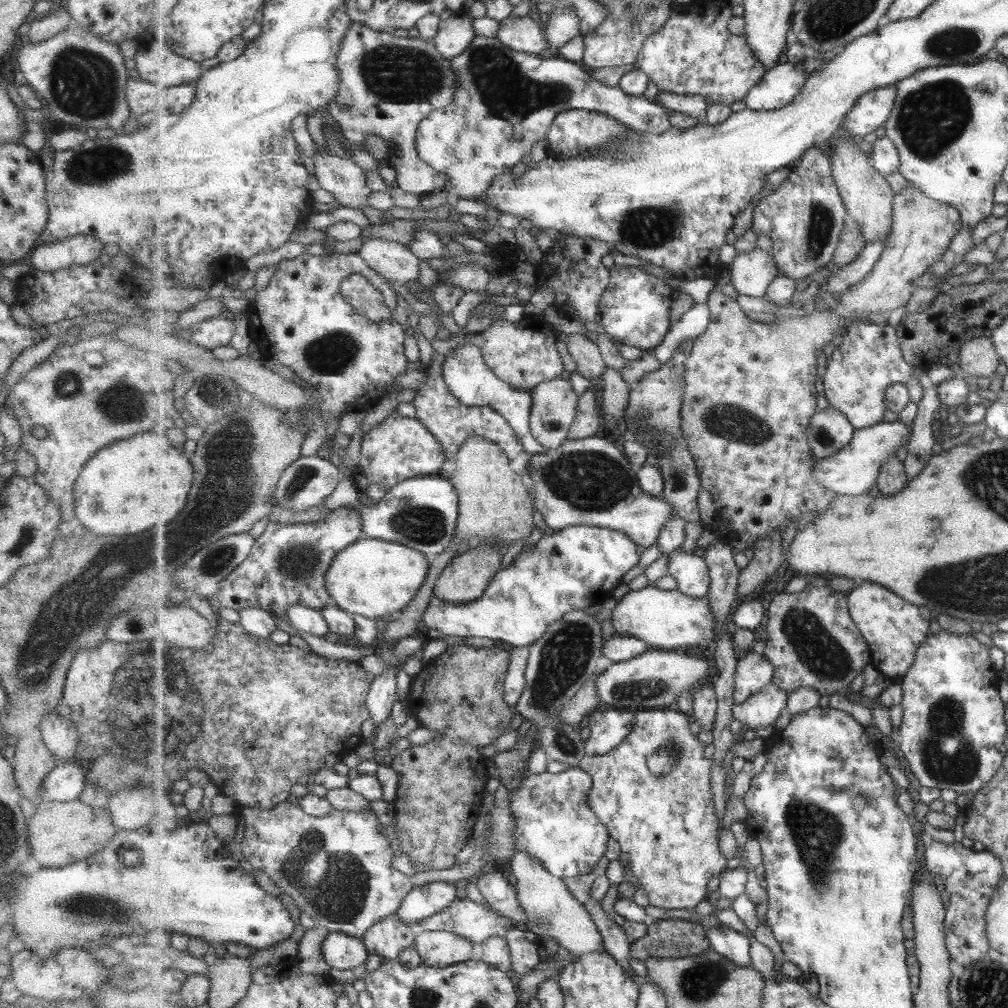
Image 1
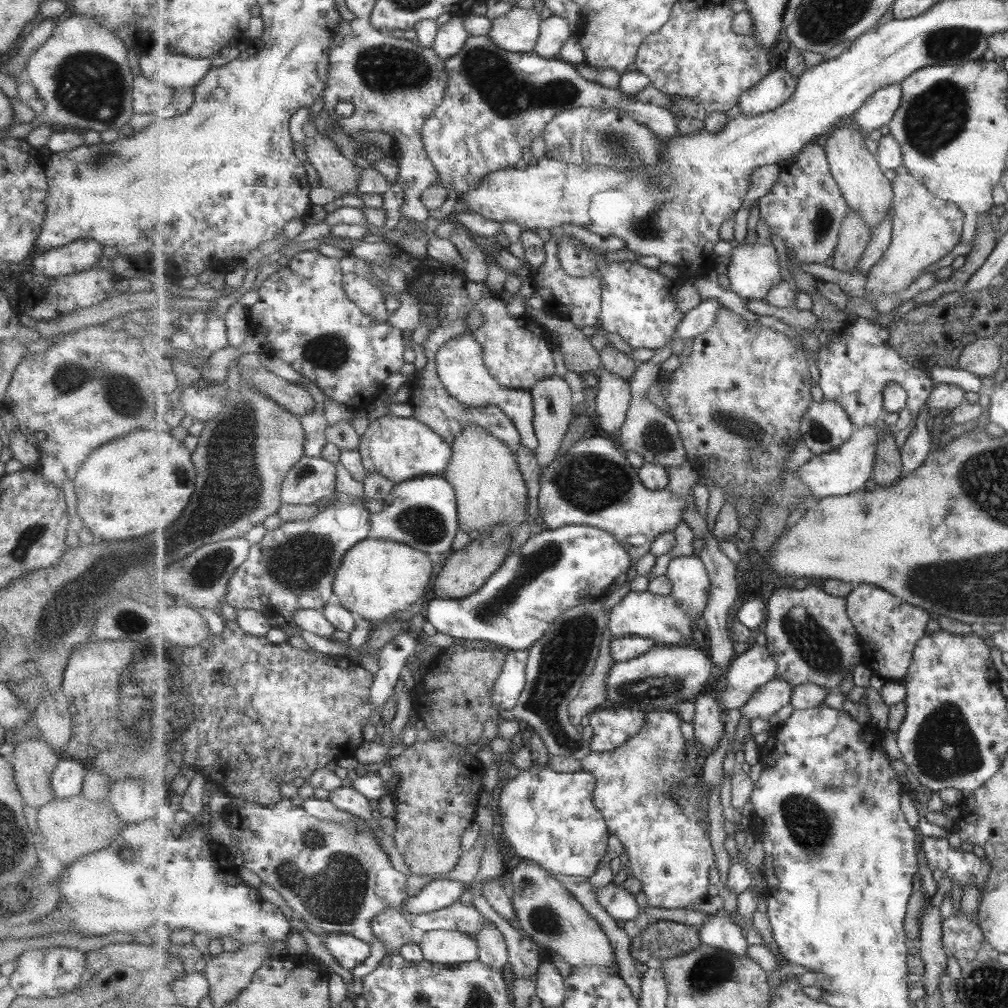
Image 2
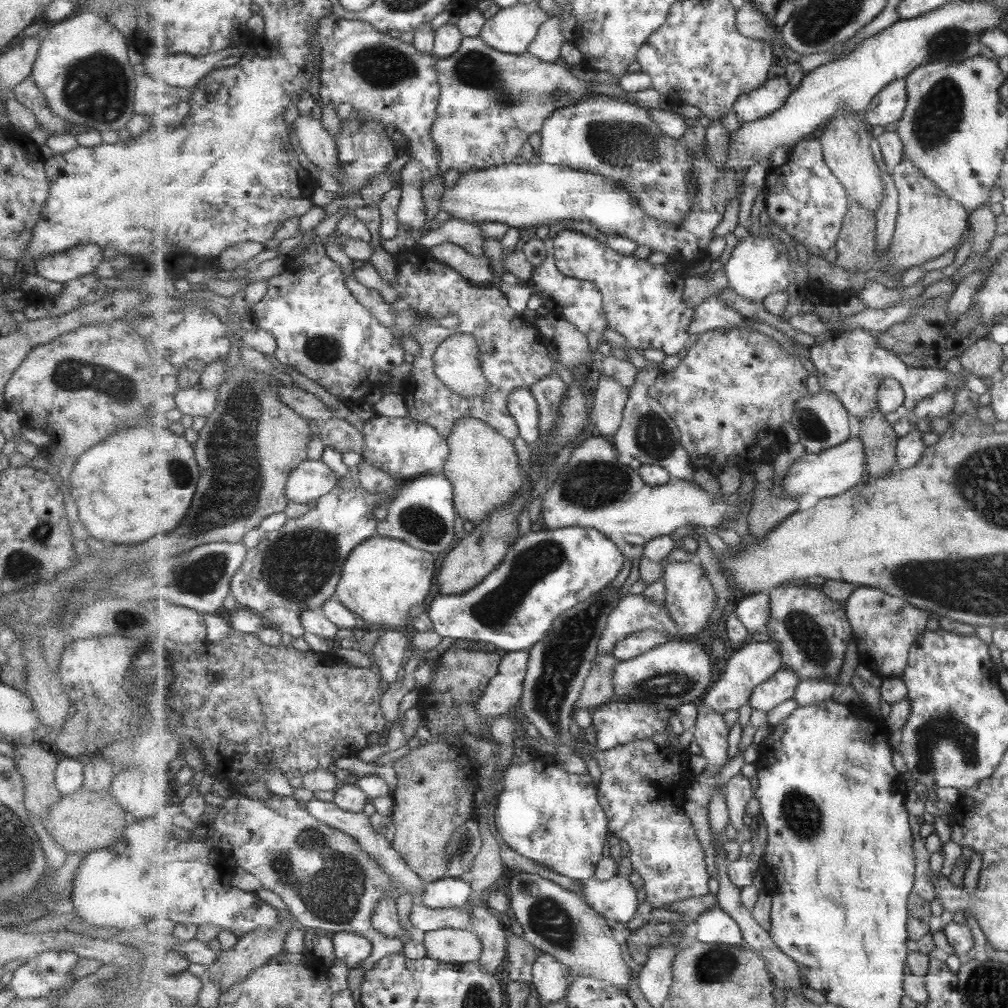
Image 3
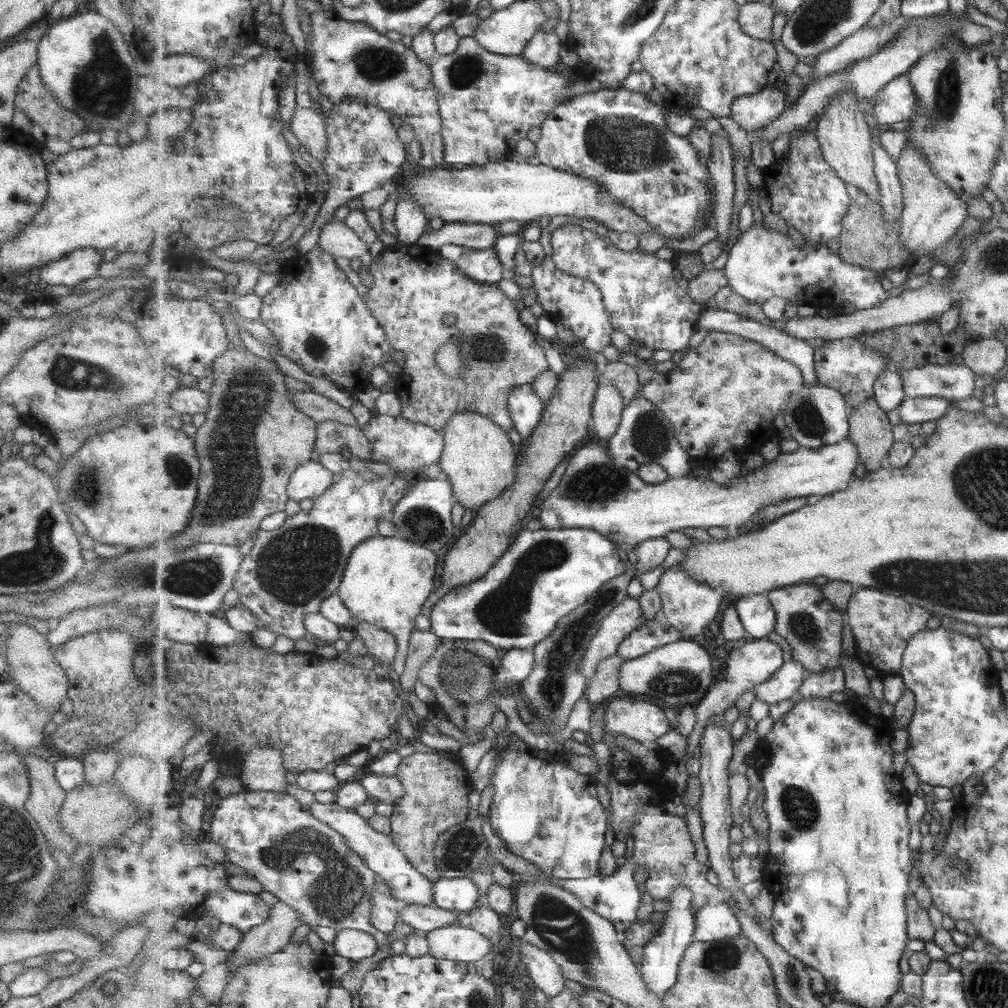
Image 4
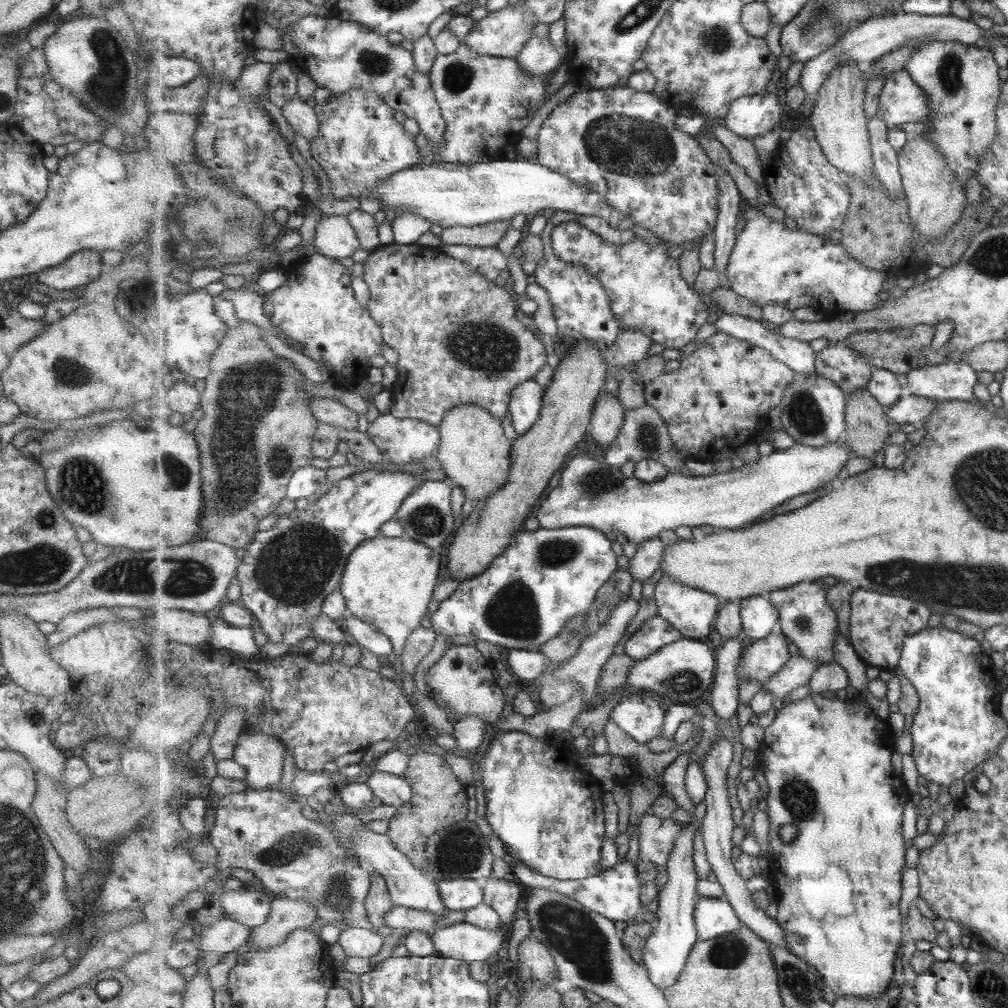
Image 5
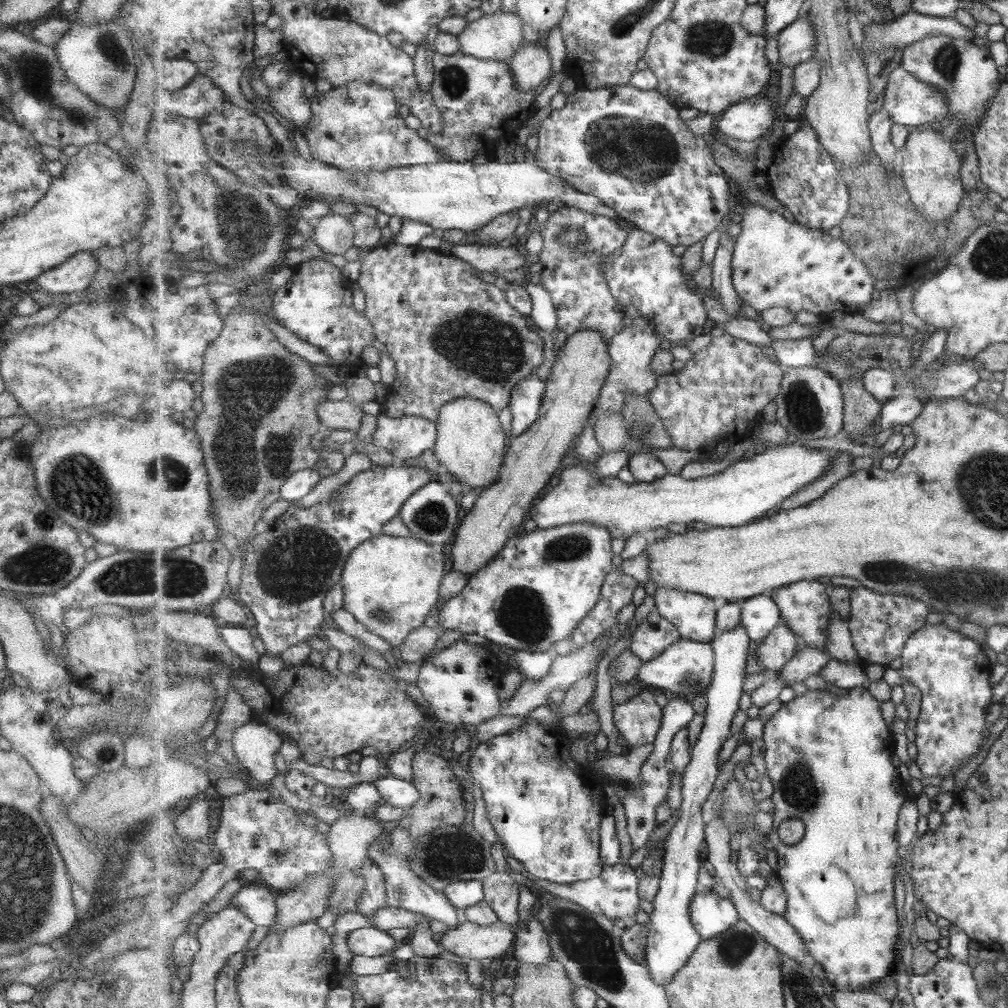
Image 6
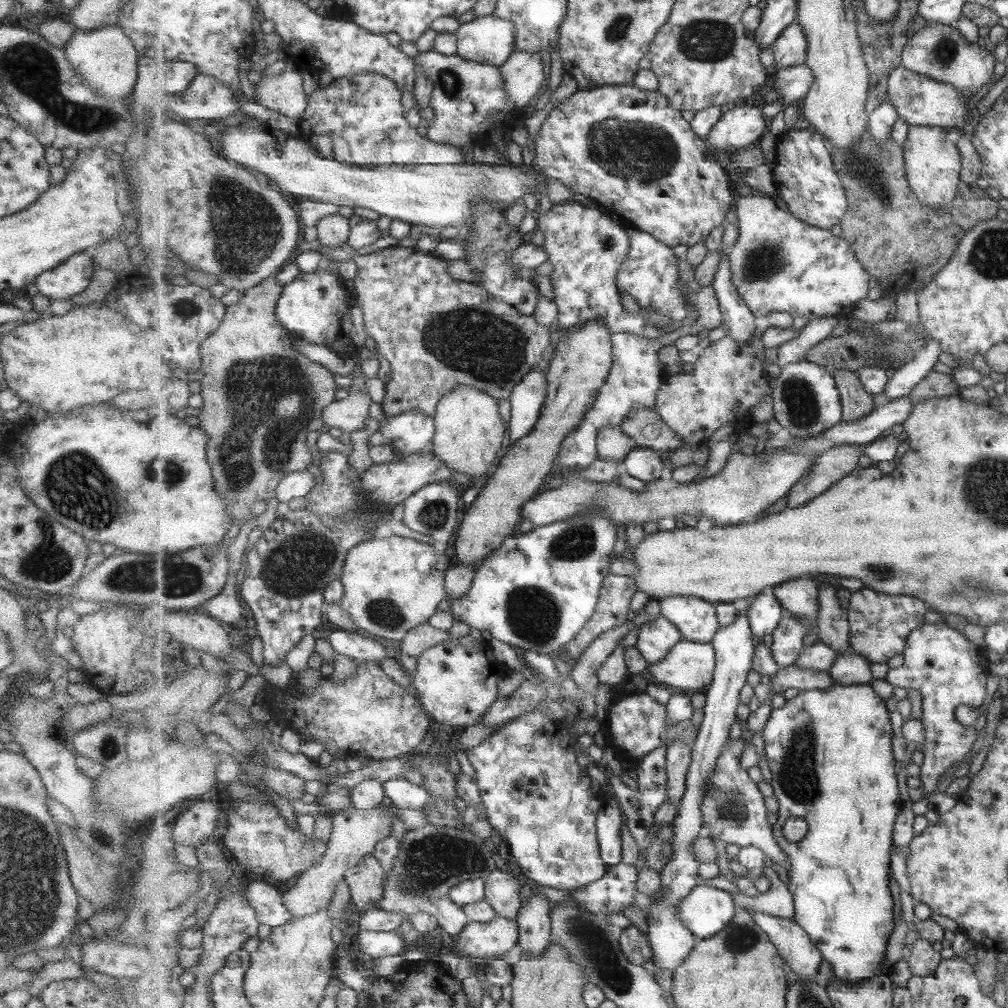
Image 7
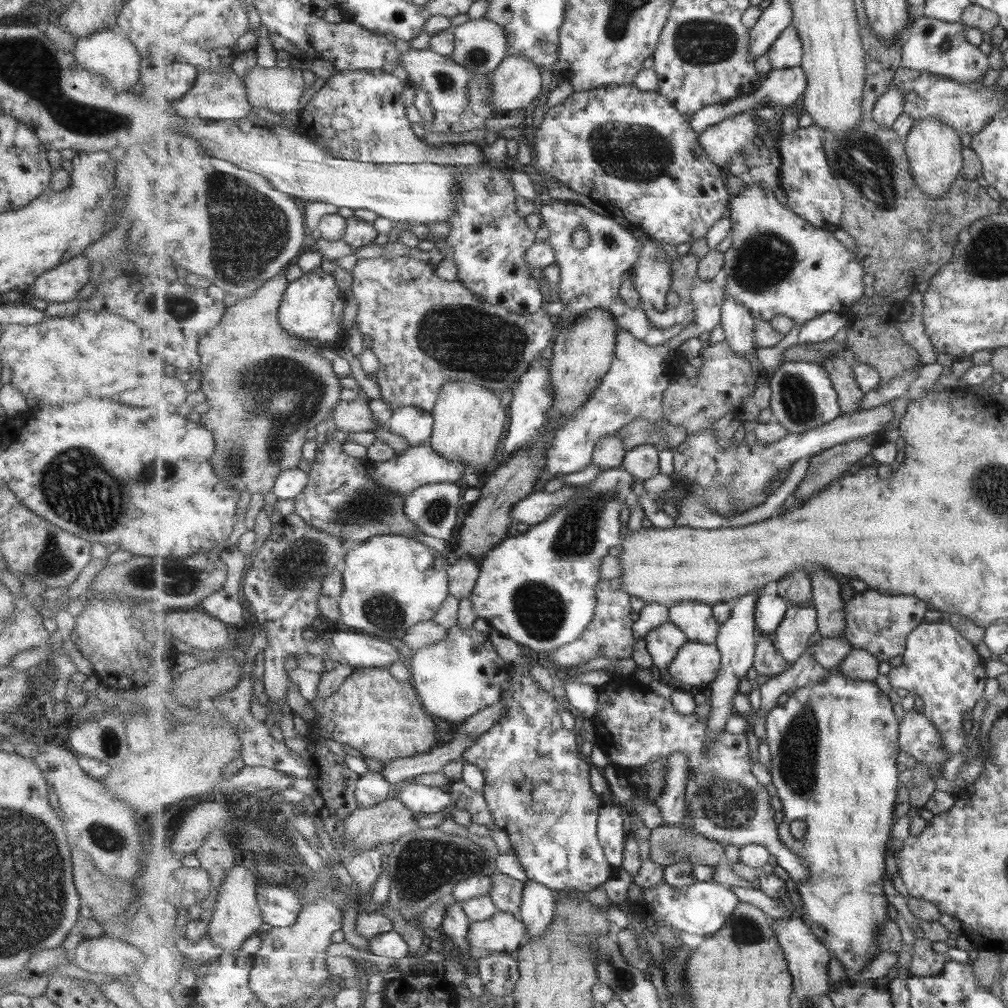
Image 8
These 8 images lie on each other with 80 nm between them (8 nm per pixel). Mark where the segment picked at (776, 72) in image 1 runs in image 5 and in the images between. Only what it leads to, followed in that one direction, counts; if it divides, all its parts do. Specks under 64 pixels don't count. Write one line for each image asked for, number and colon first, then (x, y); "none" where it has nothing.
2: (775, 90)
3: (766, 100)
4: (753, 112)
5: (750, 116)

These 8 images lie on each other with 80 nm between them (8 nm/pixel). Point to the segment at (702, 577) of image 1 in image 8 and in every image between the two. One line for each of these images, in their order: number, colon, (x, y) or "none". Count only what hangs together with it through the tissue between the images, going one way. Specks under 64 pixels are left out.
2: (691, 585)
3: (691, 599)
4: (688, 604)
5: (692, 611)
6: (695, 616)
7: (697, 620)
8: (697, 620)

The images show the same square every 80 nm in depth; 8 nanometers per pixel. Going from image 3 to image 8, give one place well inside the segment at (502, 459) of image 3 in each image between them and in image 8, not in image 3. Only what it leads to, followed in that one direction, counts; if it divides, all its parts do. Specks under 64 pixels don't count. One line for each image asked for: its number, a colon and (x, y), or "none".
4: (481, 461)
5: (475, 453)
6: (472, 445)
7: (470, 432)
8: (469, 420)

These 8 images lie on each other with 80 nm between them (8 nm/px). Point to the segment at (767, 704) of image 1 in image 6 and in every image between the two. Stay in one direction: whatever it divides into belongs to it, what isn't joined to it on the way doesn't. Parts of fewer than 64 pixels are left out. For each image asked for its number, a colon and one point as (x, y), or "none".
2: (769, 699)
3: (782, 687)
4: (785, 684)
5: (795, 676)
6: (808, 662)

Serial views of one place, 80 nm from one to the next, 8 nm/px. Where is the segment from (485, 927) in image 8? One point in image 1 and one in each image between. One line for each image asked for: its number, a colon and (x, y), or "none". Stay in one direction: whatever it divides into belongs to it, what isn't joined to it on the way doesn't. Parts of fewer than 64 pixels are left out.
1: (441, 949)
2: (445, 947)
3: (451, 945)
4: (456, 942)
5: (464, 941)
6: (467, 940)
7: (483, 940)

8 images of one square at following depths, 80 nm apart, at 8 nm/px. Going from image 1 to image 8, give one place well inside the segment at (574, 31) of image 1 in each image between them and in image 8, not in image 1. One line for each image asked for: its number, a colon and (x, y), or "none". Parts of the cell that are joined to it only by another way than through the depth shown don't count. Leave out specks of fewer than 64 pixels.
2: (556, 31)
3: (548, 45)
4: (544, 49)
5: (539, 57)
6: (532, 64)
7: (524, 73)
8: (517, 82)

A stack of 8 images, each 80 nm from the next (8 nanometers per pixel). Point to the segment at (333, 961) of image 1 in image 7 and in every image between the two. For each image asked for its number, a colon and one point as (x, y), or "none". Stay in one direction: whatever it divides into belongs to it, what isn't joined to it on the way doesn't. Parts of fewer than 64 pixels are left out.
2: (350, 952)
3: (354, 950)
4: (355, 945)
5: (362, 942)
6: (372, 942)
7: (377, 944)

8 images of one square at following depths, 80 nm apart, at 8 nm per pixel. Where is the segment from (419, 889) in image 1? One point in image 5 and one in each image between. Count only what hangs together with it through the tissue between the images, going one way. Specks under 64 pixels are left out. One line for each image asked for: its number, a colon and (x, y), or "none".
2: (441, 893)
3: (448, 892)
4: (458, 894)
5: (464, 894)

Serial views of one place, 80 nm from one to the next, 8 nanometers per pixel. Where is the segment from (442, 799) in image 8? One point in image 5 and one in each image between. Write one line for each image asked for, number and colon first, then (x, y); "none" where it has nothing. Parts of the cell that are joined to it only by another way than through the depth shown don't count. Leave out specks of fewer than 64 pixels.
5: (392, 790)
6: (397, 792)
7: (403, 793)

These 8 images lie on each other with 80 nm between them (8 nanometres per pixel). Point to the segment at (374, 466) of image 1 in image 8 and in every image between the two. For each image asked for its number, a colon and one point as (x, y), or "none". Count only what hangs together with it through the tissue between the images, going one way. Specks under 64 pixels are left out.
2: (399, 449)
3: (405, 448)
4: (407, 446)
5: (402, 441)
6: (407, 437)
7: (411, 432)
8: (416, 425)

